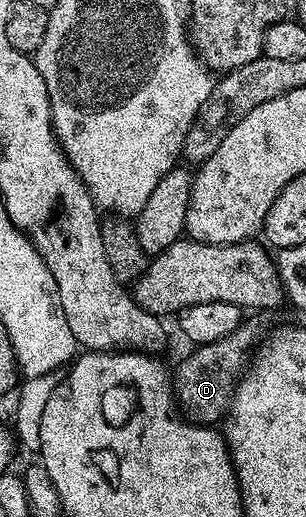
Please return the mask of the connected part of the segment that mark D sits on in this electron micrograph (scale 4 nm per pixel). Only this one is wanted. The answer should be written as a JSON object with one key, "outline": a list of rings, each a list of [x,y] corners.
{"outline":[[[263,312],[244,317],[241,325],[229,332],[229,336],[213,344],[195,346],[188,358],[181,359],[173,366],[173,397],[178,409],[190,421],[200,424],[219,424],[224,421],[225,415],[231,409],[231,395],[235,392],[236,382],[243,377],[252,361],[253,351],[272,329],[273,323],[267,318],[270,317]]]}

